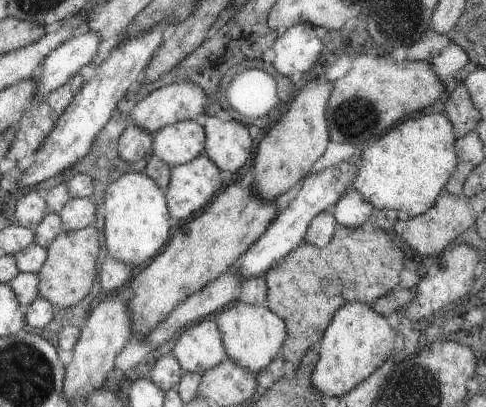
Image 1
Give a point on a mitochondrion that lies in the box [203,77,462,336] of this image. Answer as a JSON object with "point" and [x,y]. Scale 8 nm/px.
{"point":[359,115]}

